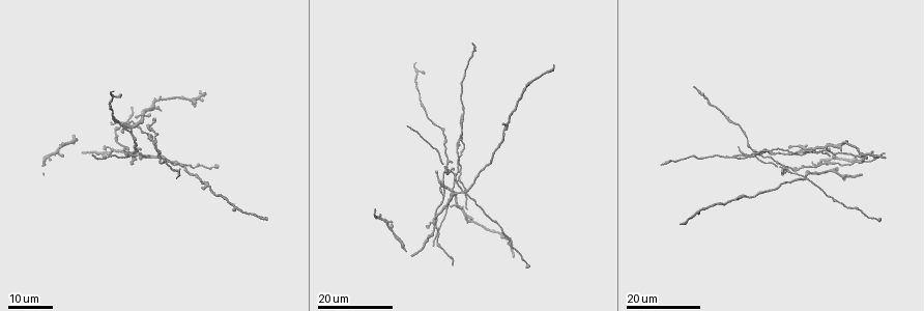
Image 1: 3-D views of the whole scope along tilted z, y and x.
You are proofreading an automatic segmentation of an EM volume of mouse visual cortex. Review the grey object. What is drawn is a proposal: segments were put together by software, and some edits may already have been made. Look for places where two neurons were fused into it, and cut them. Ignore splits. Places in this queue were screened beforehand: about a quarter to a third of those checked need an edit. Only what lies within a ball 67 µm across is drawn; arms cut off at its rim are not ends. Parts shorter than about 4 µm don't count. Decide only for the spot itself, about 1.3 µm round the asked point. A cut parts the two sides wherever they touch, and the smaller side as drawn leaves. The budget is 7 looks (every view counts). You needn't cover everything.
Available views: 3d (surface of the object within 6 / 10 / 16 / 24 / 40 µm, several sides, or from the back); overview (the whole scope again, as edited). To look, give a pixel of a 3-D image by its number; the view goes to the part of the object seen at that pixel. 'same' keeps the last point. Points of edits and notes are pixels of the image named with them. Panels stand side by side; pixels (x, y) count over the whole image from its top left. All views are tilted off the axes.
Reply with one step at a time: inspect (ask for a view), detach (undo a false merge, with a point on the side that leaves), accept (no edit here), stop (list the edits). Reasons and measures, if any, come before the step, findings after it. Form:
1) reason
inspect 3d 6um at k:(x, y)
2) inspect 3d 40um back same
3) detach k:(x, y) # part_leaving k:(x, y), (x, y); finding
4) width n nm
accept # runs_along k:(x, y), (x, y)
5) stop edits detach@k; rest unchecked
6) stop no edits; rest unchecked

three-way junction
inspect 3d 24um at 1:(154, 101)

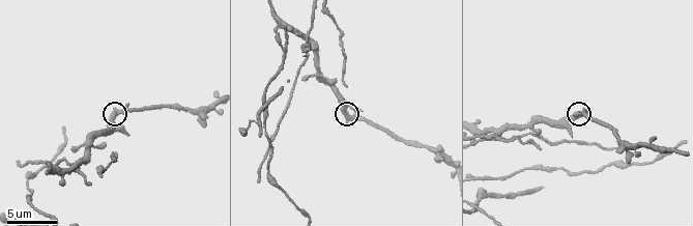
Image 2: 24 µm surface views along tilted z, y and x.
inspect 3d 10um at 2:(348, 113)

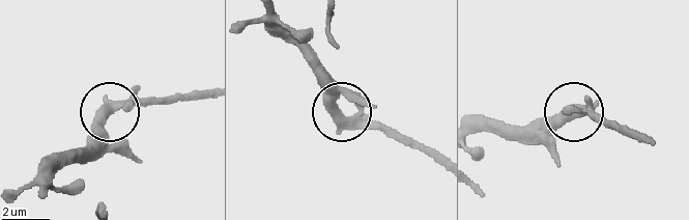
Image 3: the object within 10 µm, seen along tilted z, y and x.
accept # runs_along 3:(39, 191), (109, 113), (175, 100); continuous, no second neuron

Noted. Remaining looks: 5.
four or more arms meet
inspect 3d 16um at 1:(132, 152)

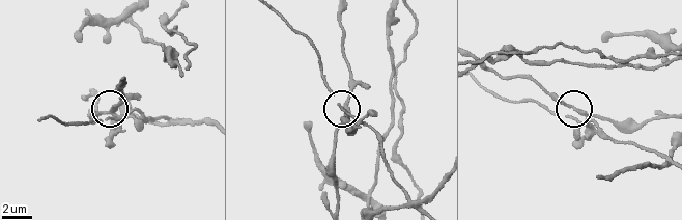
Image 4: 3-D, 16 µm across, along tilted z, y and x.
inspect 3d 6um at 4:(583, 114)

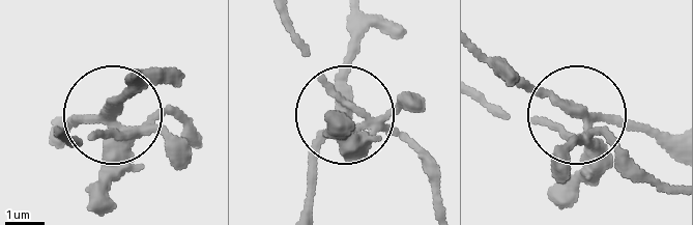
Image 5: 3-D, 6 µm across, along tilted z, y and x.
inspect 3d 6um back at 5:(111, 115)

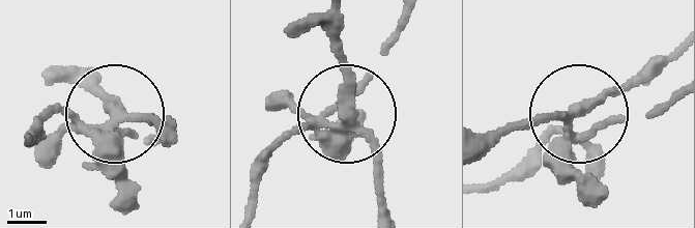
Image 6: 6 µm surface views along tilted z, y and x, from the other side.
side_arm 38 um
detach 6:(45, 163) # part_leaving 6:(97, 124), (112, 111), (96, 80); two neurons meet here

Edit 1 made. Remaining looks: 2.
inspect overview

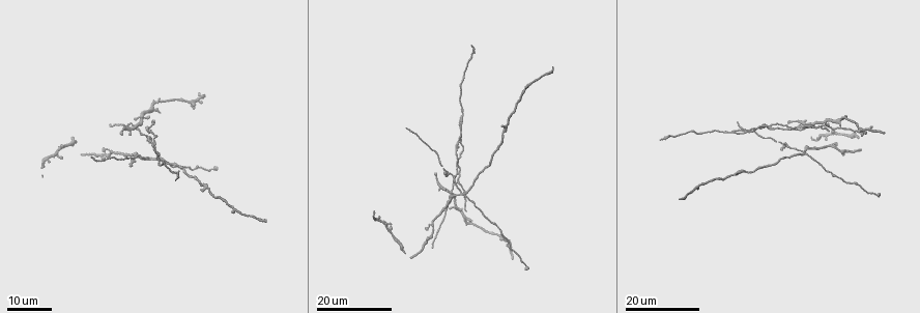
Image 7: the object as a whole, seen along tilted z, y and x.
four arms meet
inspect 3d 16um at 2:(499, 133)

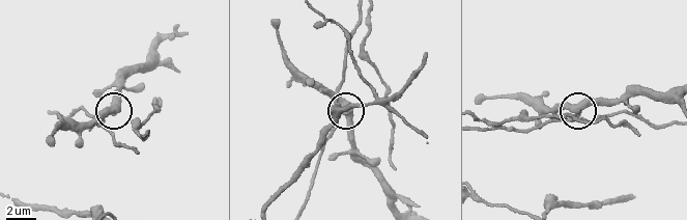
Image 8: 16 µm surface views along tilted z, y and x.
detach 8:(107, 130) # two neurons meet here

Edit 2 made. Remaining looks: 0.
stop edits detach@6, detach@8; rest unchecked

